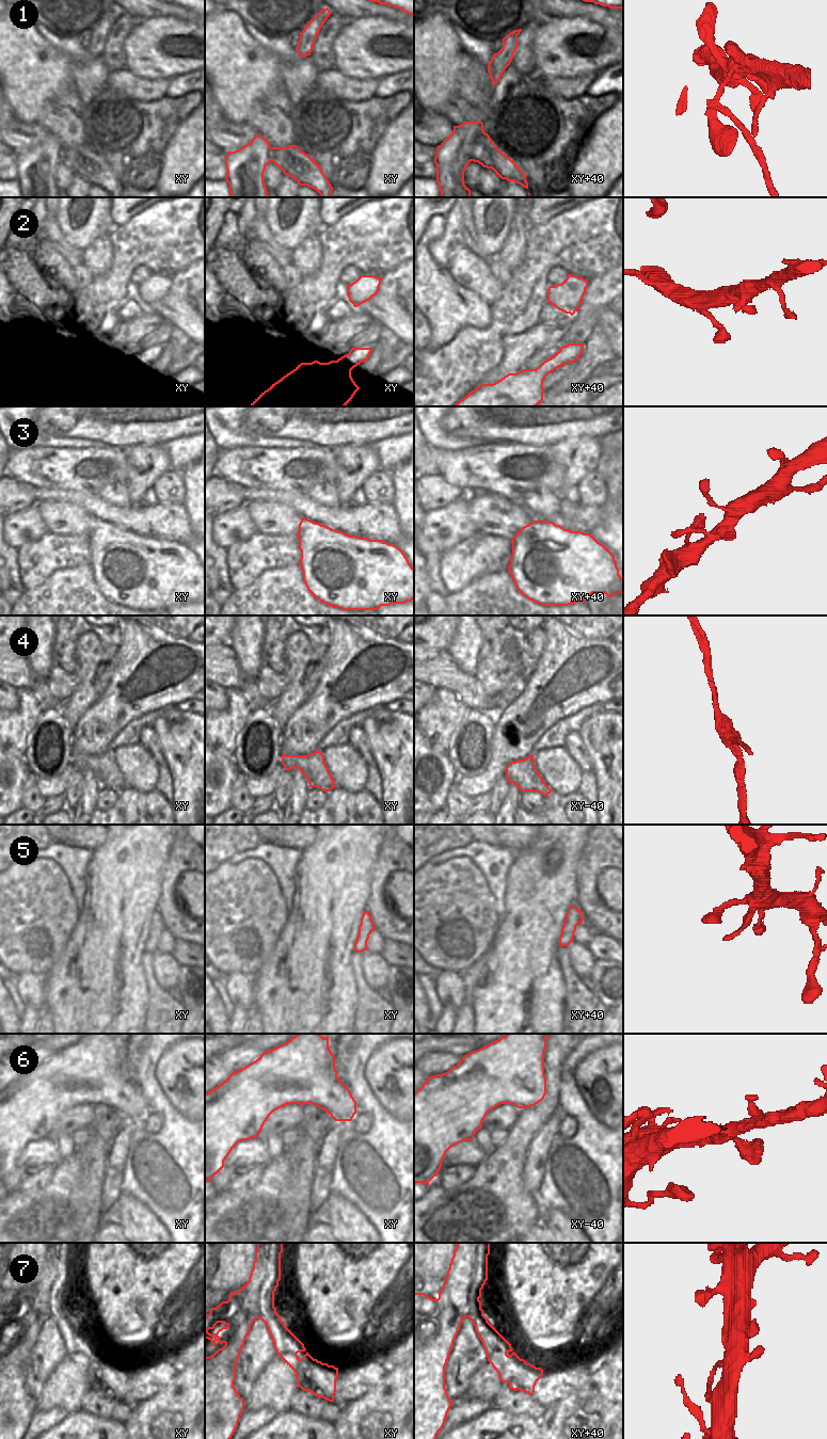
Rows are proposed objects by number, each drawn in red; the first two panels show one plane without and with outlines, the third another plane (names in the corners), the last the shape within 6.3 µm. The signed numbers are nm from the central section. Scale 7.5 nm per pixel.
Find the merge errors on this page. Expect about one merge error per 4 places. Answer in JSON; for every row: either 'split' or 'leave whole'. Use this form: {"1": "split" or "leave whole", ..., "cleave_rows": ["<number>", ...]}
{"1": "split", "2": "leave whole", "3": "leave whole", "4": "split", "5": "leave whole", "6": "leave whole", "7": "split", "cleave_rows": ["1", "4", "7"]}

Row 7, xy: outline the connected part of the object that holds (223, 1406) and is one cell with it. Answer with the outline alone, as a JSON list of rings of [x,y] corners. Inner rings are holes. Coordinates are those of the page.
[[[257,1243],[249,1281],[239,1291],[229,1293],[227,1301],[222,1301],[216,1308],[211,1308],[209,1314],[205,1314],[205,1340],[211,1342],[210,1346],[214,1346],[217,1341],[225,1344],[213,1355],[205,1357],[205,1439],[230,1439],[244,1411],[244,1400],[234,1386],[236,1364],[256,1318],[260,1318],[266,1324],[276,1355],[280,1355],[296,1373],[298,1387],[306,1381],[304,1375],[312,1372],[311,1365],[315,1359],[306,1352],[304,1344],[285,1326],[274,1307],[274,1292],[281,1280],[282,1252],[283,1243]],[[218,1323],[224,1323],[226,1326],[214,1334],[209,1333],[208,1330],[213,1329]]]

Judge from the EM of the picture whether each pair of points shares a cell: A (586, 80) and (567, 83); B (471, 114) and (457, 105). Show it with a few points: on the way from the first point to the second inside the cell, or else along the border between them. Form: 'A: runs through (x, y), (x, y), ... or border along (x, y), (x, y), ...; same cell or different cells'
A: runs through (582, 82), (571, 83); same cell
B: runs through (467, 112), (460, 108); same cell

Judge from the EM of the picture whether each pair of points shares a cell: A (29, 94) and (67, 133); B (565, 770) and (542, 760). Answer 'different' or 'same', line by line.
A: different
B: same

